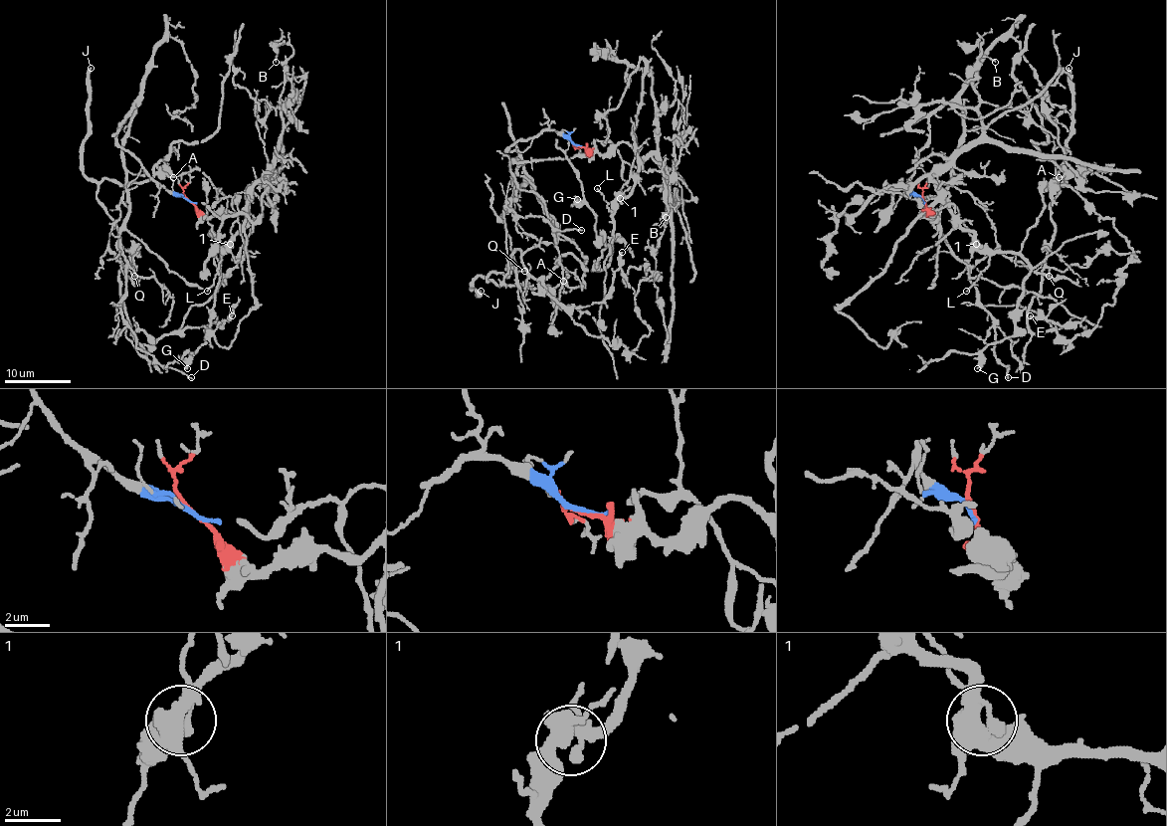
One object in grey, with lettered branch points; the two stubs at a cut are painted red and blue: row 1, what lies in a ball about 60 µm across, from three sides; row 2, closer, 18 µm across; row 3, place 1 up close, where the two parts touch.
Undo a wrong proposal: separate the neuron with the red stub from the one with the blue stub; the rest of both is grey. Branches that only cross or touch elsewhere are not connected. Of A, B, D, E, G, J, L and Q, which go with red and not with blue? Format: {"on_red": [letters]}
{"on_red": ["B", "G", "L"]}

